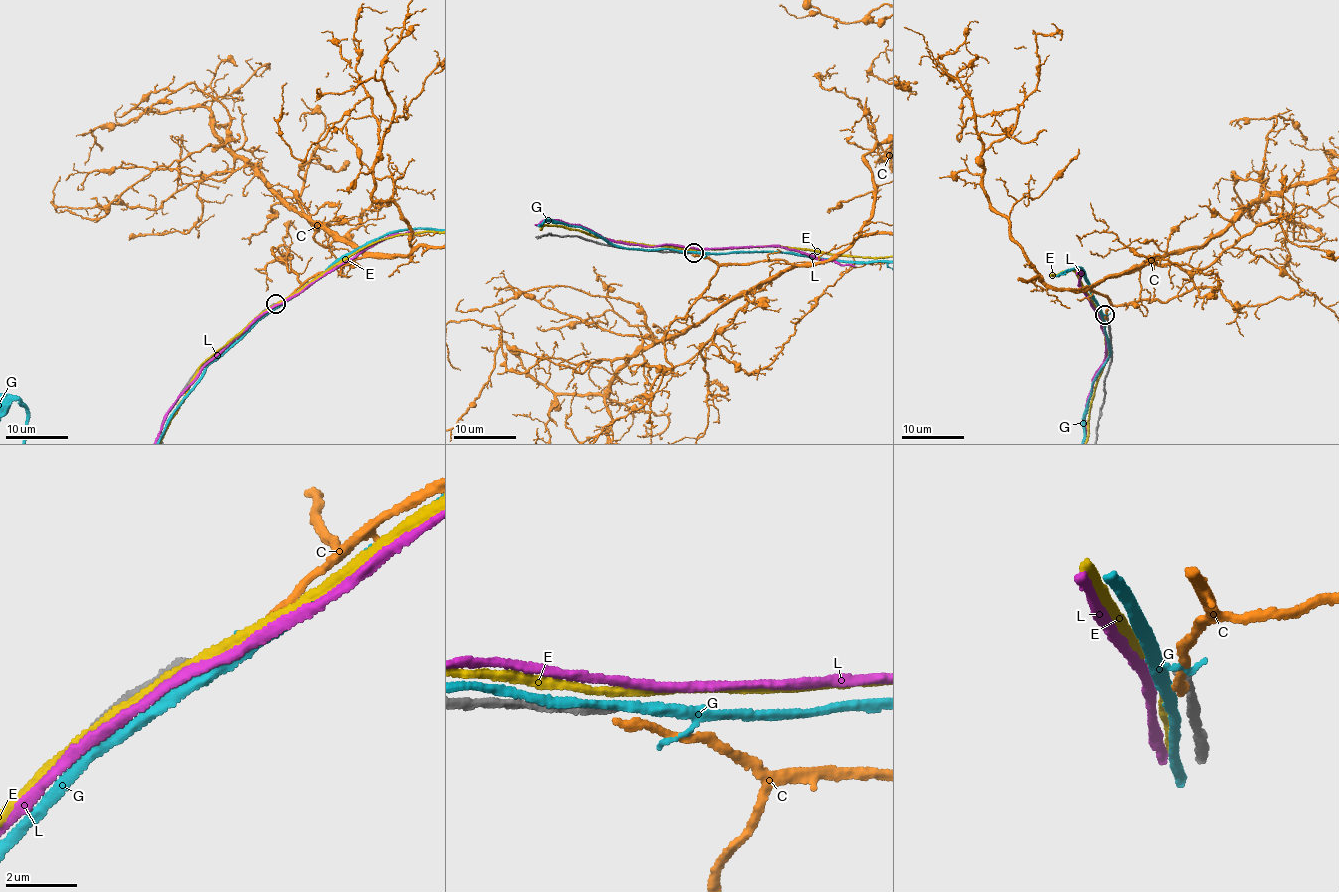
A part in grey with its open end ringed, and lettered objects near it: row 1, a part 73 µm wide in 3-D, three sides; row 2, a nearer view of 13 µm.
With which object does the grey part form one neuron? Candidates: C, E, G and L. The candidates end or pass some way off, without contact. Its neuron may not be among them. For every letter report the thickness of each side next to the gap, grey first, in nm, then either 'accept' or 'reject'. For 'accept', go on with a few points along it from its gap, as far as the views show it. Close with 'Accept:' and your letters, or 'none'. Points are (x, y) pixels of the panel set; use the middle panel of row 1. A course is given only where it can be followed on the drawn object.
C: calibres 200 and 320 nm; reject
E: calibres 200 and 240 nm; reject
G: calibres 200 and 300 nm; reject
L: calibres 200 and 240 nm; reject
Accept: none

